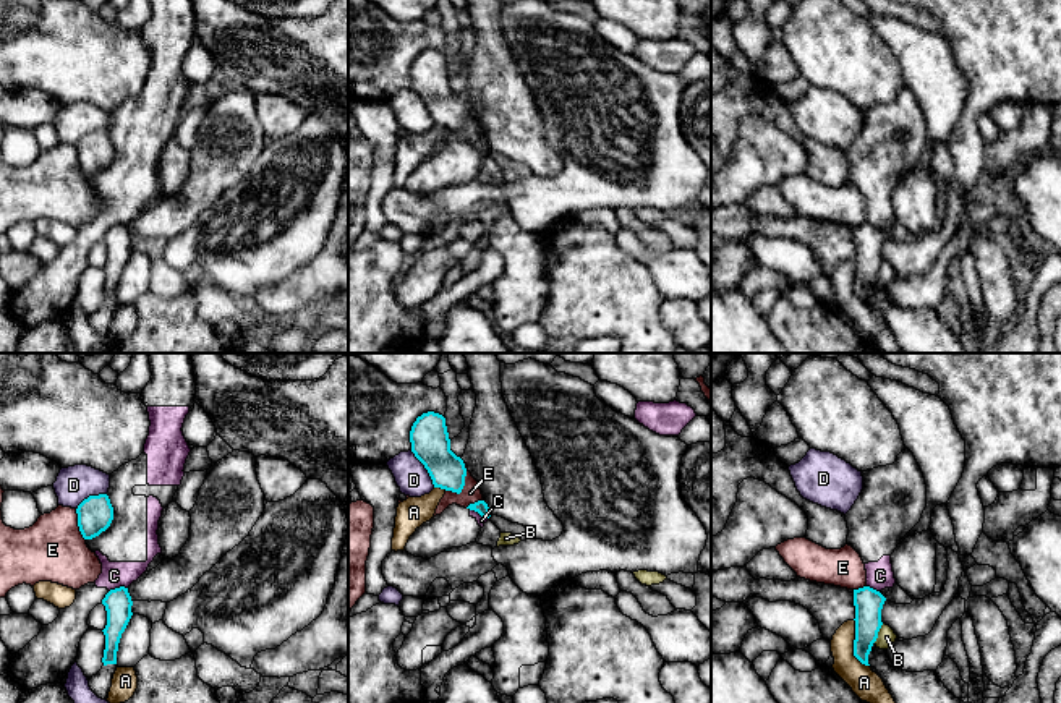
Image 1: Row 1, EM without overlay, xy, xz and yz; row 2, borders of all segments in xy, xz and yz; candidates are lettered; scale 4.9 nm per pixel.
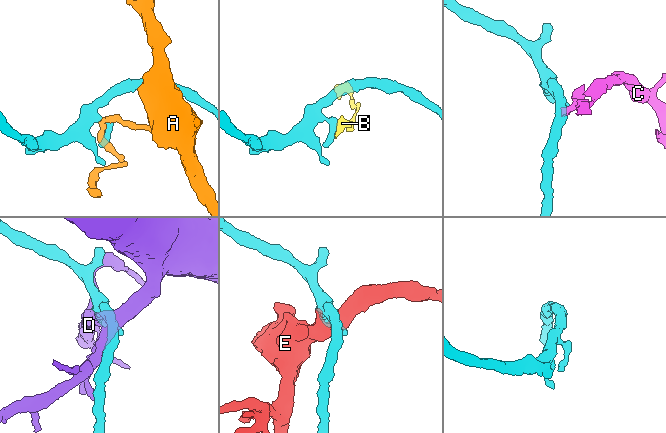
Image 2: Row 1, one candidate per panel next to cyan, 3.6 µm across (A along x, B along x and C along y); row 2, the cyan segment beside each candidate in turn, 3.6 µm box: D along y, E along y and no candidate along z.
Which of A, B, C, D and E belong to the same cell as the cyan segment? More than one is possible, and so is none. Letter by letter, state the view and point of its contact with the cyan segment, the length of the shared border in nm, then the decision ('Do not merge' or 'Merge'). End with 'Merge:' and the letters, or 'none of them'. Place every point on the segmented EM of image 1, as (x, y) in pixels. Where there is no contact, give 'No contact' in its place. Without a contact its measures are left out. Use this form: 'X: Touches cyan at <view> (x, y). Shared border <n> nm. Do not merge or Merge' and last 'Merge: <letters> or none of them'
A: Touches cyan at yz (854, 645). Shared border 260 nm. Do not merge
B: Touches cyan at yz (877, 634). Shared border 110 nm. Do not merge
C: Touches cyan at xy (117, 588). Shared border 100 nm. Do not merge
D: Touches cyan at xz (425, 467). Shared border 220 nm. Do not merge
E: Touches cyan at xz (464, 485). Shared border 180 nm. Do not merge
Merge: none of them

